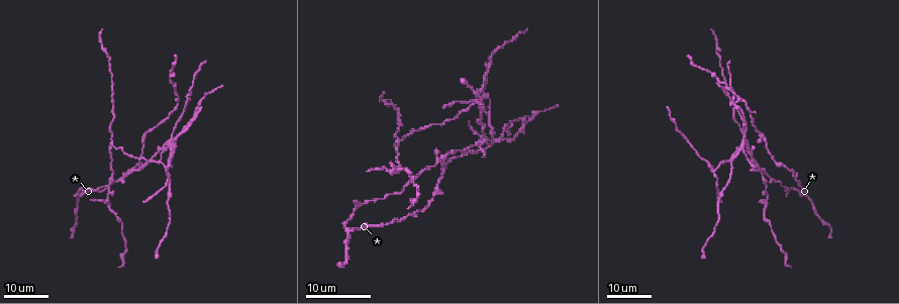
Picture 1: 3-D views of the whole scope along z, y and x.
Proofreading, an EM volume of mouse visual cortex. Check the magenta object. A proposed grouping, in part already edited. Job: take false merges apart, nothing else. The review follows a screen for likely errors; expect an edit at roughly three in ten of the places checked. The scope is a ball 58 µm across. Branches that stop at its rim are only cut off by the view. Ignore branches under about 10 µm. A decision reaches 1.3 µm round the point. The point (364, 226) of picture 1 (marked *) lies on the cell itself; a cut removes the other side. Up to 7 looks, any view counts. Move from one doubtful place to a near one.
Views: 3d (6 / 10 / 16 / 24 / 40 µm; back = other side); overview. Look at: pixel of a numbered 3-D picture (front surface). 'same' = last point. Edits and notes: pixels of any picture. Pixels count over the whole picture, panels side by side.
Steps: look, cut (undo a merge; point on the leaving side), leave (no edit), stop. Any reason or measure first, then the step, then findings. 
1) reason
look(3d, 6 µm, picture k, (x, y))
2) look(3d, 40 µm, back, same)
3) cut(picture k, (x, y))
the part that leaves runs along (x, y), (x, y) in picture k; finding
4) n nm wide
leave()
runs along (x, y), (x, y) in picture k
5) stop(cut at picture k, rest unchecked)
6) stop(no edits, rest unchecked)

narrows sharply
look(3d, 16 µm, picture 1, (416, 211))

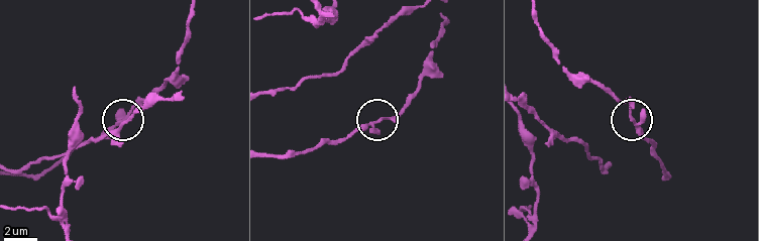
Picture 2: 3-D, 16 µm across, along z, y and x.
look(3d, 10 µm, picture 2, (632, 116))

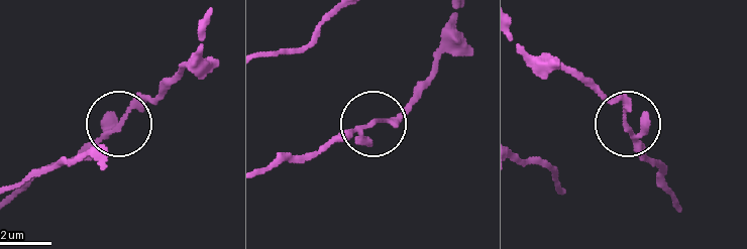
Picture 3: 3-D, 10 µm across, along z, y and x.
leave()
runs along (265, 170), (369, 127), (426, 82) in picture 3; all the same cell

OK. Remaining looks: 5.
calibre changes
look(3d, 16 µm, picture 1, (454, 151))

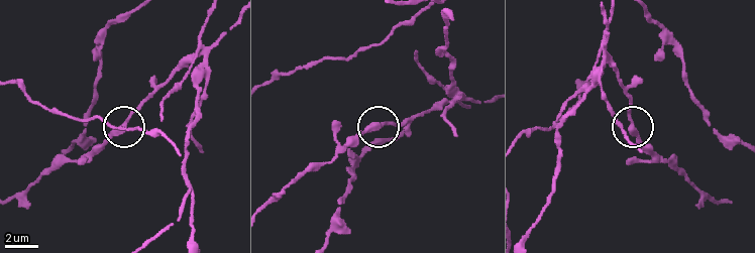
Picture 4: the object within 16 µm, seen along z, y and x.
look(3d, 10 µm, picture 4, (376, 128))

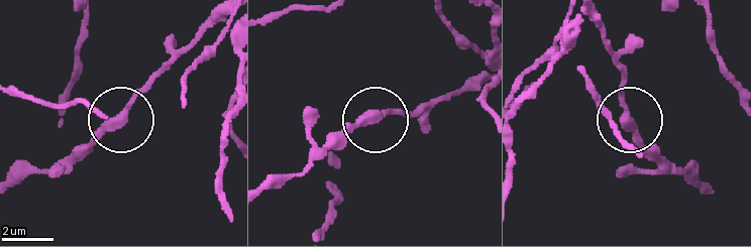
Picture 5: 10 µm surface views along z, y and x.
leave()
runs along (706, 188), (673, 168), (638, 133), (621, 73) in picture 5; all the same cell

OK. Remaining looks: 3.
thick turns thin
look(3d, 16 µm, picture 1, (717, 78))

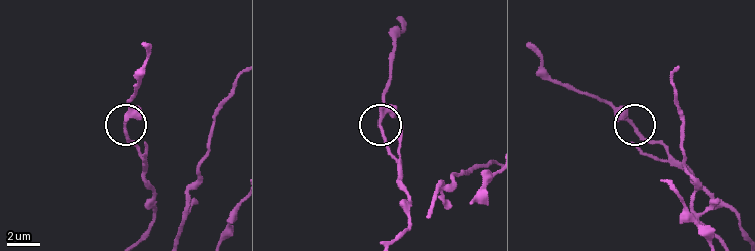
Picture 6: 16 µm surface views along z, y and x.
zoom in
look(3d, 10 µm, picture 6, (380, 129))

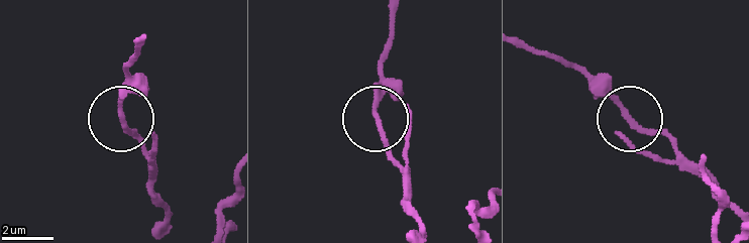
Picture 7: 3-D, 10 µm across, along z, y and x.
leave()
runs along (740, 211), (668, 139), (636, 127), (572, 64) in picture 7; all the same cell

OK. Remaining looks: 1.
stop(no edits, rest unchecked)

